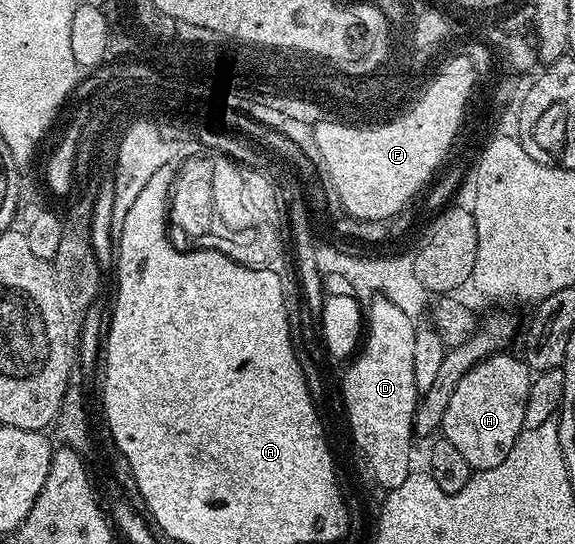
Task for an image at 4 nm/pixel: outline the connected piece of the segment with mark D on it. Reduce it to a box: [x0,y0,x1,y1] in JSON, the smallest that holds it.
[344,294,418,490]

